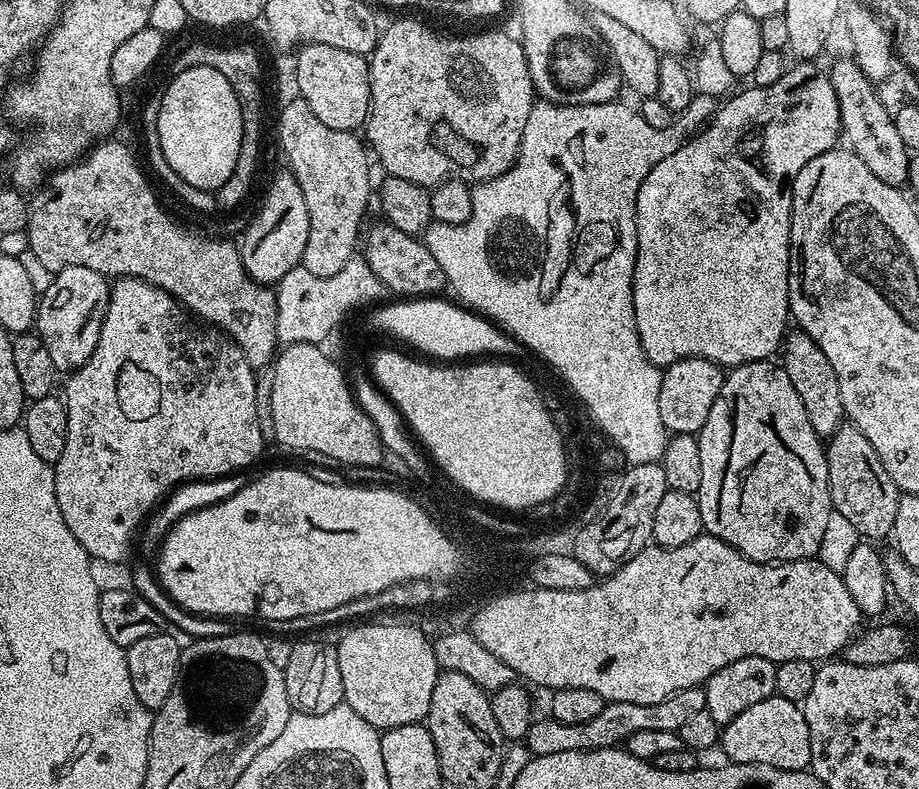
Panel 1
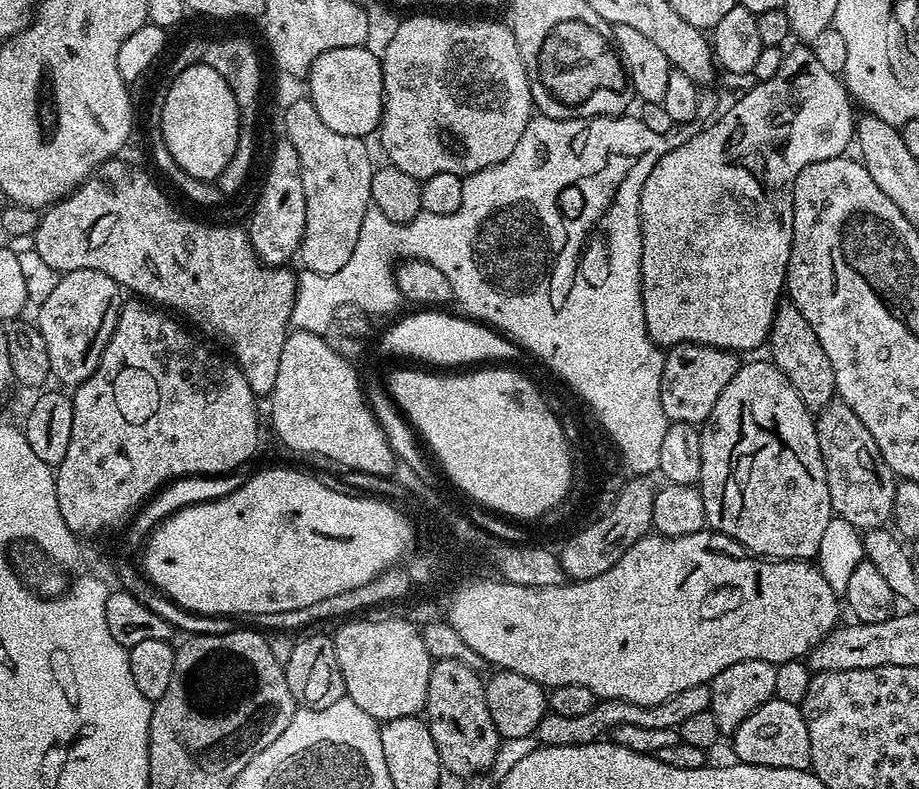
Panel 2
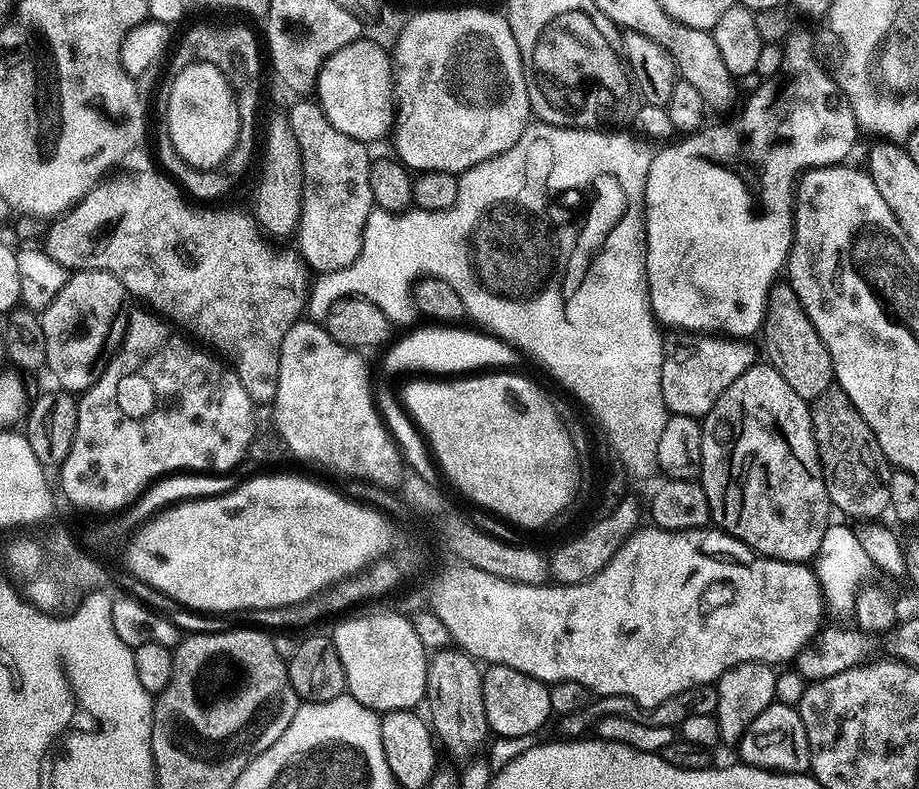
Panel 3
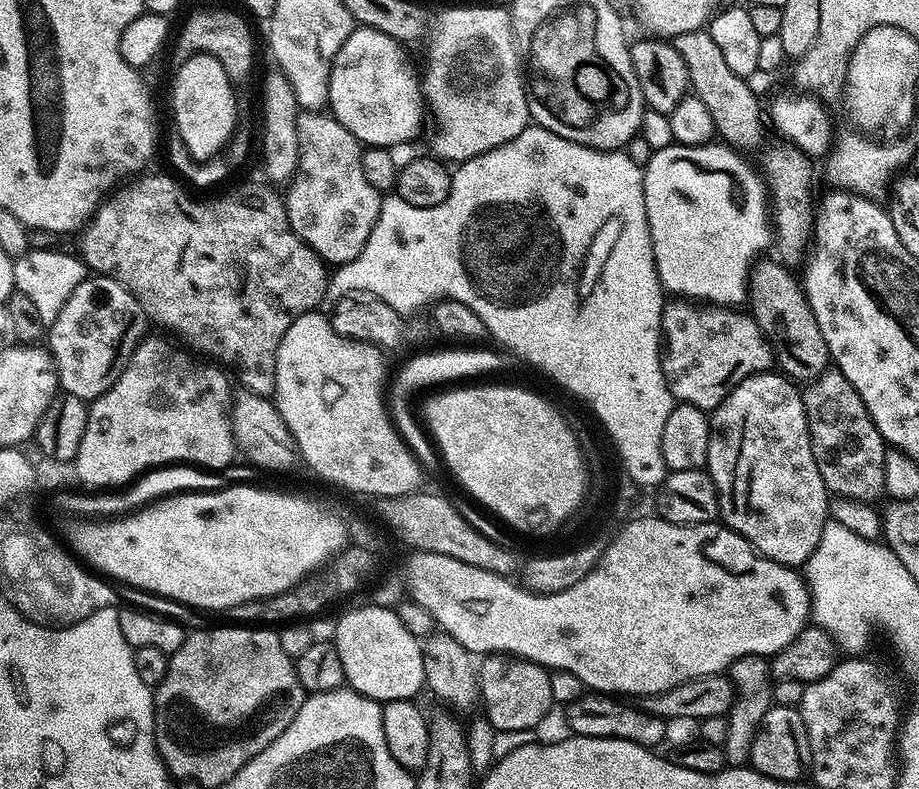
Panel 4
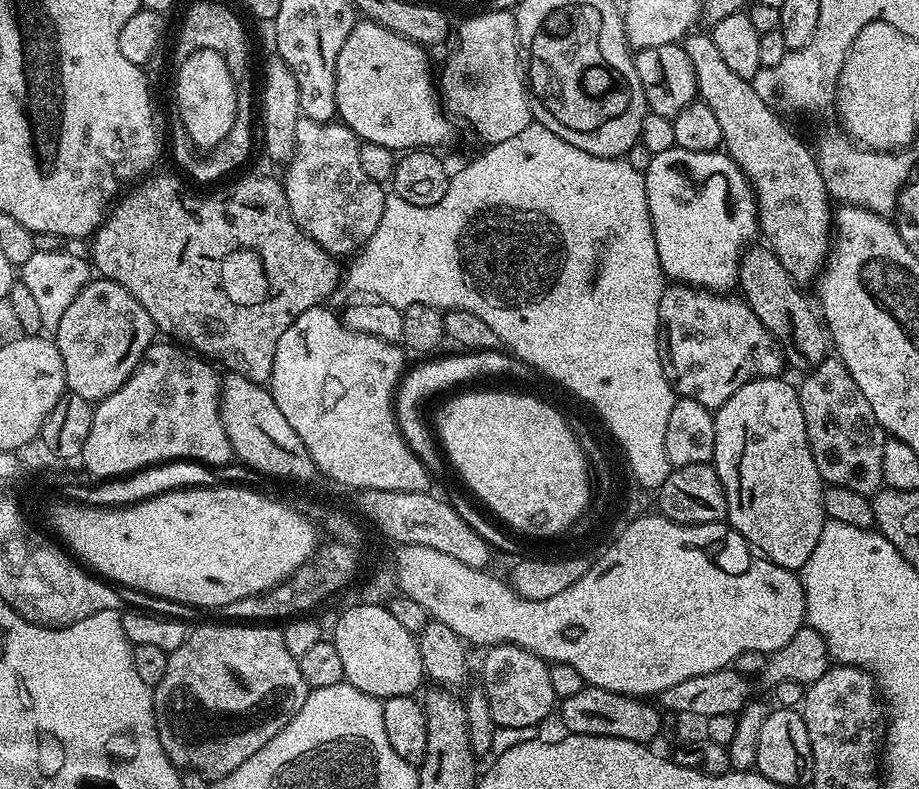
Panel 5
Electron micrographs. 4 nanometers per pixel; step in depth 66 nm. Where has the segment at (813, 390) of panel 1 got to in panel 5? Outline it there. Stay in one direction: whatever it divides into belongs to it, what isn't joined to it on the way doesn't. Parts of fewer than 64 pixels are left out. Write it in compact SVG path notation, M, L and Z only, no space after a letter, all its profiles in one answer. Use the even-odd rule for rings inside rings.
M749 247L740 258L739 291L743 300L750 306L750 310L758 314L758 322L762 322L762 326L766 326L770 335L783 345L787 367L797 368L800 374L807 373L829 359L830 341L826 335L825 325L813 301L811 304L804 297L805 289L797 284L794 277L786 270L786 266L778 262L771 248L756 247Z

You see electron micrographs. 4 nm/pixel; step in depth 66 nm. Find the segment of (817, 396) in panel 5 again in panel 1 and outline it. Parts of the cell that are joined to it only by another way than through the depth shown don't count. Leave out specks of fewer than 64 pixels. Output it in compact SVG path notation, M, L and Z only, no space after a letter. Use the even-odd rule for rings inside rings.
M845 422L838 431L827 437L826 451L828 485L834 511L854 526L857 537L868 542L887 541L892 534L894 513L898 511L901 493L890 474L886 474L886 466L882 466L882 458L878 458L874 446L870 446L866 434L862 434L862 430L855 428L851 422Z

